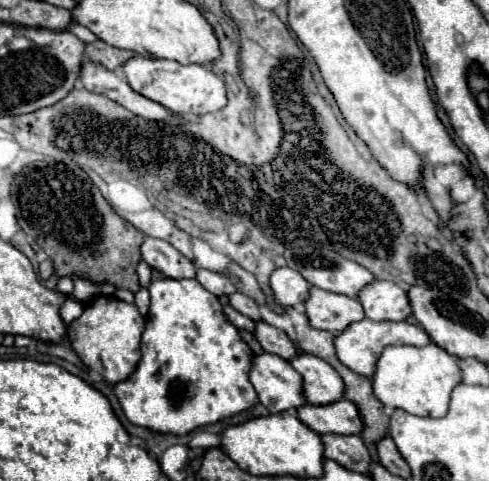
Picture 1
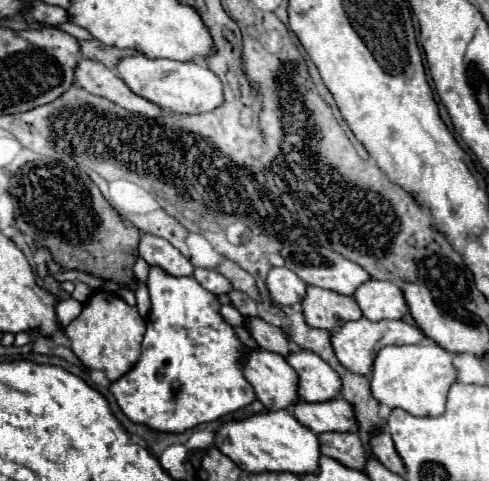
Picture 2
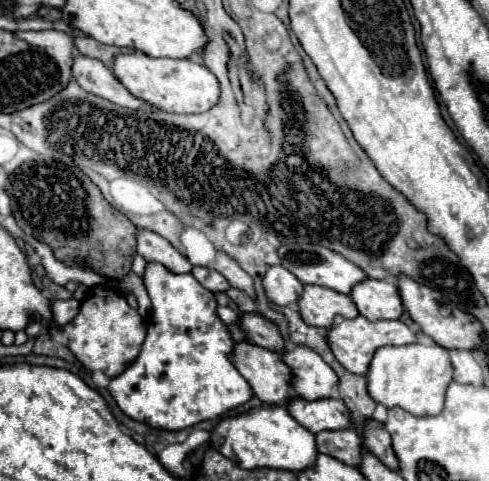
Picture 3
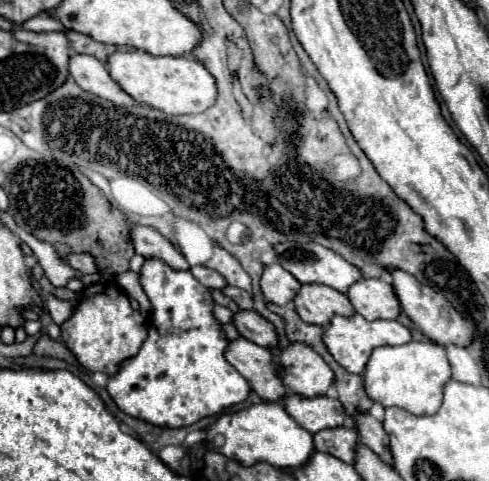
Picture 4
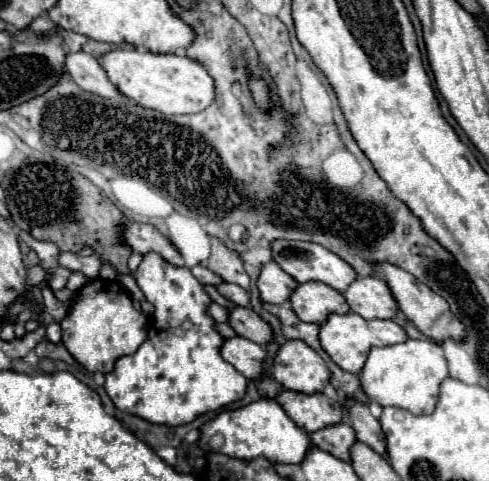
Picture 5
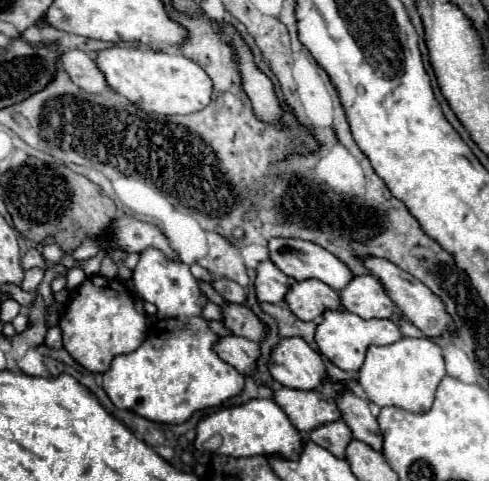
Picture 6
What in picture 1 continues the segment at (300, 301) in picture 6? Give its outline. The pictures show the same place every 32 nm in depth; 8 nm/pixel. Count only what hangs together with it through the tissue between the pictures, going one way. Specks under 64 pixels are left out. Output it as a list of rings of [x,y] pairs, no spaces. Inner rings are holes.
[[[316,286],[310,288],[304,308],[310,326],[328,332],[340,332],[348,324],[364,318],[364,310],[356,298],[334,294]]]

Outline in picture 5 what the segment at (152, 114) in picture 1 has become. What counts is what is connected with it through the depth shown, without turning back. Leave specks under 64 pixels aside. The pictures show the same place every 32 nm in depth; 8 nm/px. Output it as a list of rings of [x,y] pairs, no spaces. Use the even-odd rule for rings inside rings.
[[[68,52],[64,70],[86,92],[92,92],[92,94],[98,94],[104,98],[120,96],[120,92],[108,82],[106,72],[98,64],[98,60],[86,52]]]

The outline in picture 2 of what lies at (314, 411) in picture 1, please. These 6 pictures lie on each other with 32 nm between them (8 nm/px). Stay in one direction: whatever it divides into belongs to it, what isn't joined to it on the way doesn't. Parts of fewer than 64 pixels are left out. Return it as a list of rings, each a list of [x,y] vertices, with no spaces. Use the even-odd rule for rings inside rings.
[[[342,398],[328,400],[328,404],[308,404],[304,400],[298,400],[290,412],[296,420],[300,420],[300,424],[316,434],[356,430],[352,406]]]

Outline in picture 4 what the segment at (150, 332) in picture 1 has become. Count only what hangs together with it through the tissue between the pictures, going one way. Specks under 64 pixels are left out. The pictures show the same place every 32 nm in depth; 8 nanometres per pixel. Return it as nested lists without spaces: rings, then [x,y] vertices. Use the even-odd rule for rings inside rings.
[[[154,256],[144,260],[138,276],[154,314],[140,352],[120,362],[118,372],[108,378],[106,390],[116,406],[154,426],[180,428],[246,400],[250,384],[222,356],[228,340],[212,316],[210,292],[190,270],[176,272]]]

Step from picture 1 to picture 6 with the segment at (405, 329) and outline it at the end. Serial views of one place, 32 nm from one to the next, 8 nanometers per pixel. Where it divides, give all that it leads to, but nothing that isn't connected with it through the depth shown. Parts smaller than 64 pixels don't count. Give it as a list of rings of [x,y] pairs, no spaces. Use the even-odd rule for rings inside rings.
[[[324,310],[320,324],[316,326],[316,344],[322,356],[326,356],[334,366],[346,370],[346,372],[358,372],[364,356],[366,356],[366,348],[370,344],[392,344],[396,340],[400,340],[400,332],[398,326],[392,320],[380,320],[380,318],[372,318],[372,320],[364,320],[356,314],[344,312],[344,310]]]

